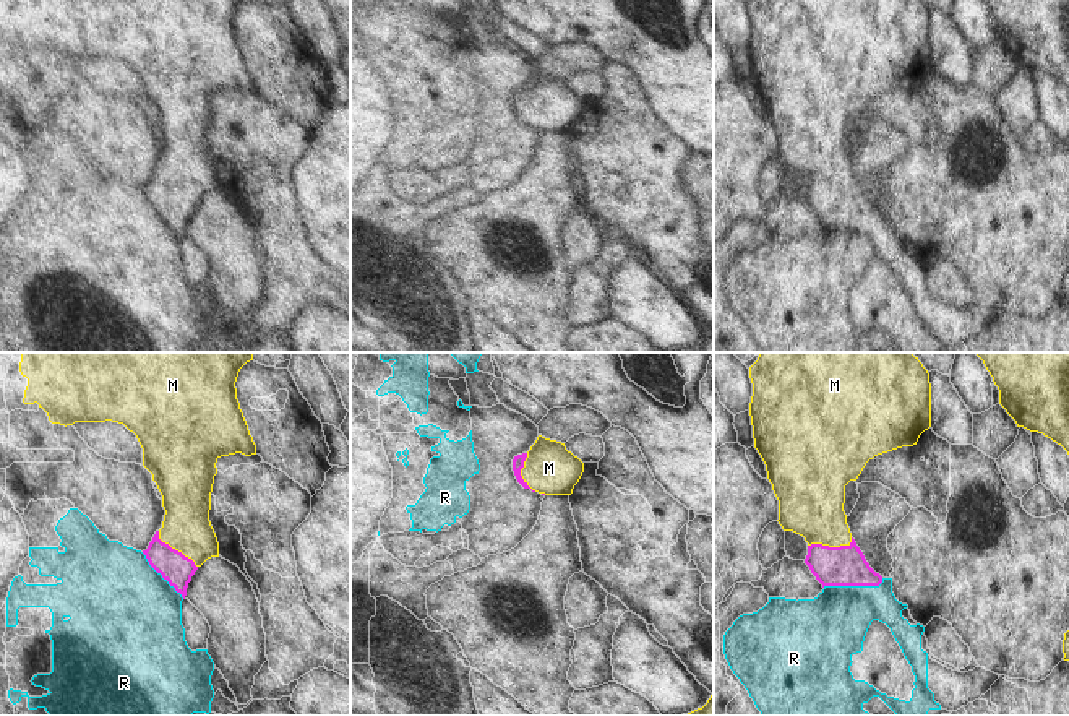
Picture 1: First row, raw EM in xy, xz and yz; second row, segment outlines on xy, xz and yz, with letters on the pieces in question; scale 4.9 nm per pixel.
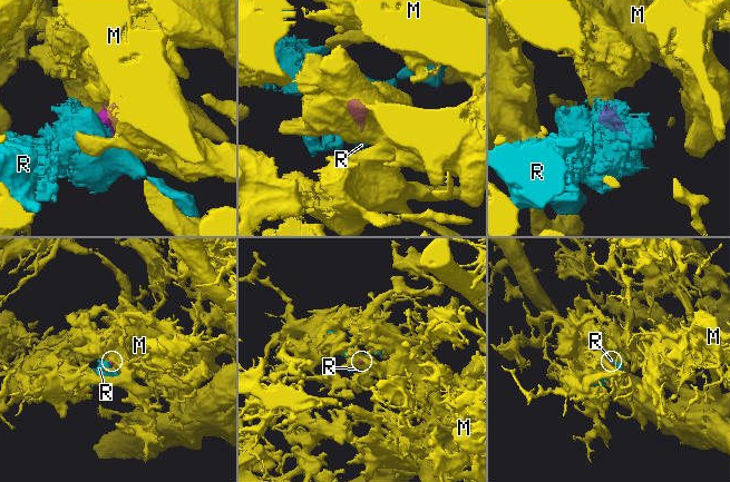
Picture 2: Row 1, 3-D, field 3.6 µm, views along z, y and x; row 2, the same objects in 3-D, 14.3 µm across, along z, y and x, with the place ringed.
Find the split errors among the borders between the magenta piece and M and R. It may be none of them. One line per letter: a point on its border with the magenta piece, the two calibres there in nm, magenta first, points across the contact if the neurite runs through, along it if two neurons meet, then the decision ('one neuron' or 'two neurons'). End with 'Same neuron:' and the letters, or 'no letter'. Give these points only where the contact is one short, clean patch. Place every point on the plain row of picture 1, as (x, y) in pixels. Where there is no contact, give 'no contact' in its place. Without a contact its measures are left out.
M: contact yz (831, 184); calibres 200 and 320 nm; way yz (845, 202), (831, 184), (828, 169), (811, 138); one neuron
R: contact yz (854, 221); calibres 200 and 340 nm; two neurons
Same neuron: M

